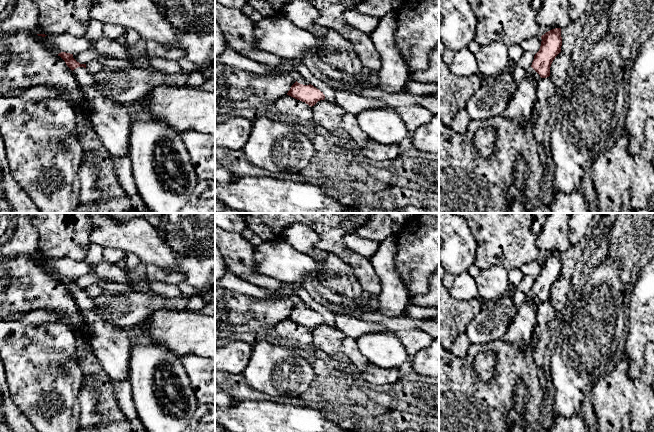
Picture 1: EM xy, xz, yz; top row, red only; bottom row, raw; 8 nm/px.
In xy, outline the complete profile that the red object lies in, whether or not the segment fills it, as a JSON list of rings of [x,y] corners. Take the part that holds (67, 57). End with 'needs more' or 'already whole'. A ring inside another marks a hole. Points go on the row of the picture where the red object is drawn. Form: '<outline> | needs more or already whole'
[[[61,52],[58,56],[65,61],[79,83],[90,110],[91,123],[103,146],[114,157],[129,154],[131,118],[127,107],[107,100],[97,89],[86,64],[77,62],[73,54]]] | needs more

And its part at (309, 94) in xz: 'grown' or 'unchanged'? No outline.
grown

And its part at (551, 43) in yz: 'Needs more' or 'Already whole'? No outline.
Needs more

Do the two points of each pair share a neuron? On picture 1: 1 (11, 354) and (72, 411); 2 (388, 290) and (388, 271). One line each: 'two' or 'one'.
1: one
2: one

